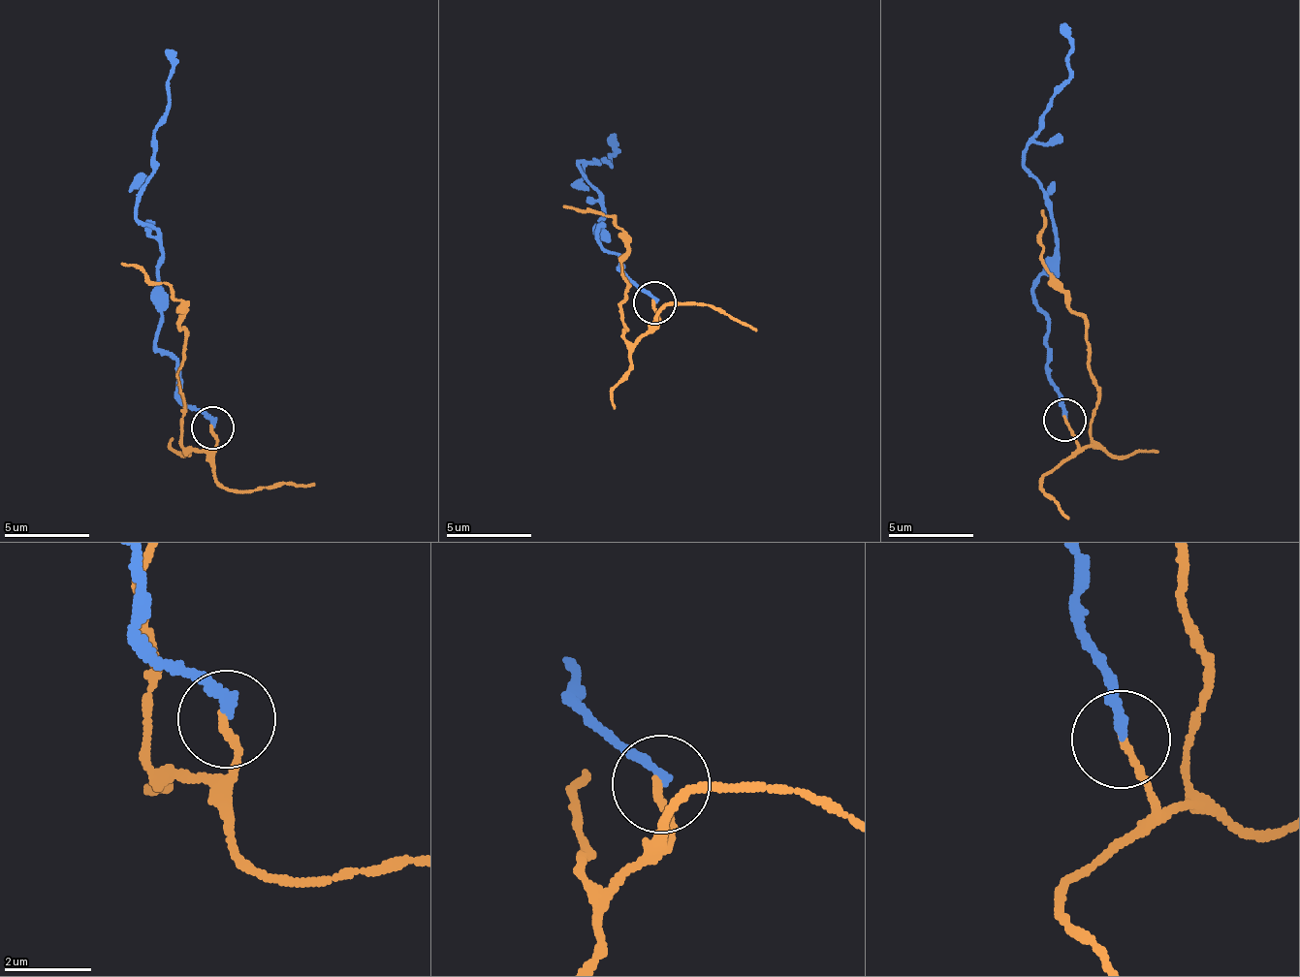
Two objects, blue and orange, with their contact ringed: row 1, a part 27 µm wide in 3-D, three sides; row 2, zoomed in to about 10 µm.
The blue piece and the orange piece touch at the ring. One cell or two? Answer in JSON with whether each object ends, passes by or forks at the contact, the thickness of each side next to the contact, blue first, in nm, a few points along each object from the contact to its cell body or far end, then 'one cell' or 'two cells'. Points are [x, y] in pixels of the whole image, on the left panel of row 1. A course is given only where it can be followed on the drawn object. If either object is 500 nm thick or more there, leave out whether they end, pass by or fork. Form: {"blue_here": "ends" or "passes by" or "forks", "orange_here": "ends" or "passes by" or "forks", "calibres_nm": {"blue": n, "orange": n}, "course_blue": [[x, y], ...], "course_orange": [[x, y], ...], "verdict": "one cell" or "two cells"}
{"blue_here": "ends", "orange_here": "ends", "calibres_nm": {"blue": 200, "orange": 160}, "course_blue": [[213, 426], [183, 402], [179, 367], [158, 351], [162, 240], [137, 217], [158, 123], [171, 101], [167, 49]], "course_orange": [[213, 426], [218, 447], [188, 448], [179, 399], [183, 336], [179, 328], [183, 301], [167, 283], [120, 265]], "verdict": "two cells"}

